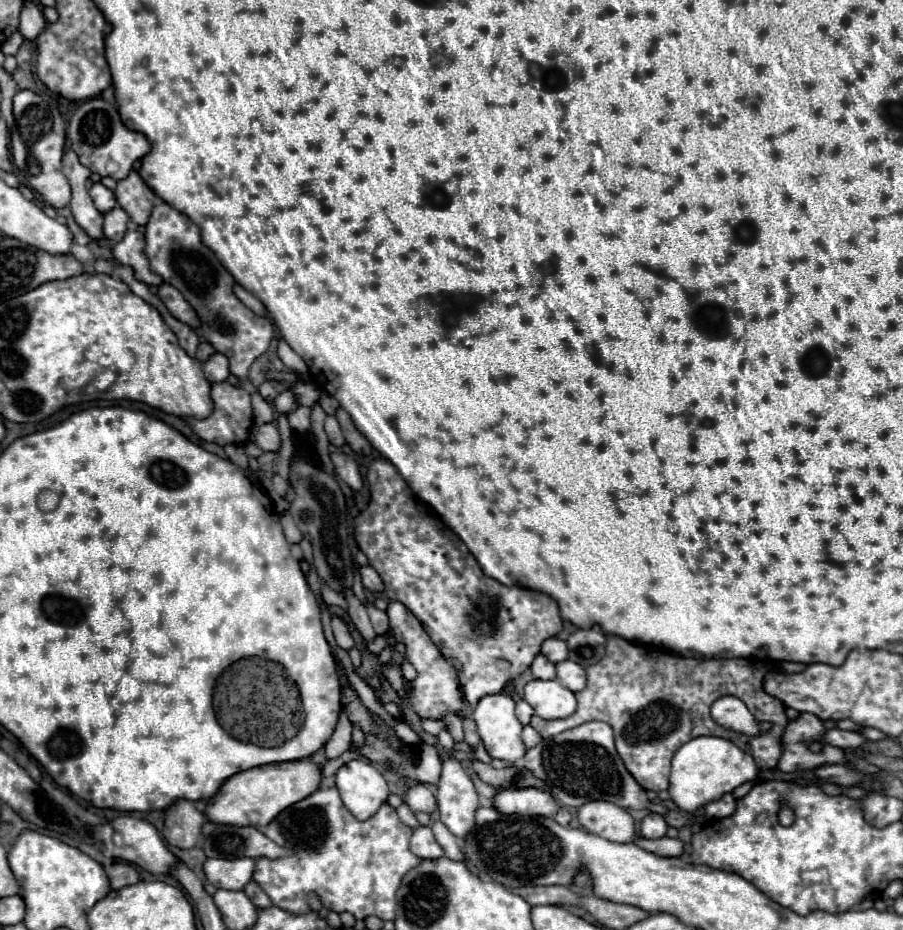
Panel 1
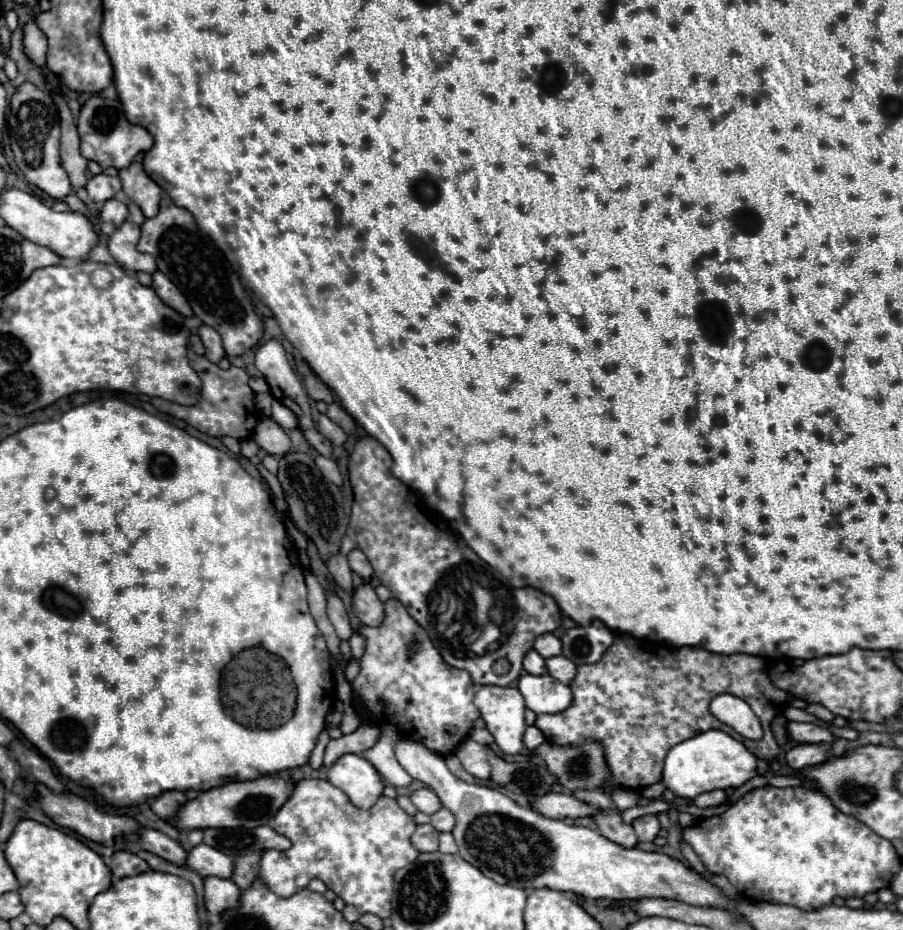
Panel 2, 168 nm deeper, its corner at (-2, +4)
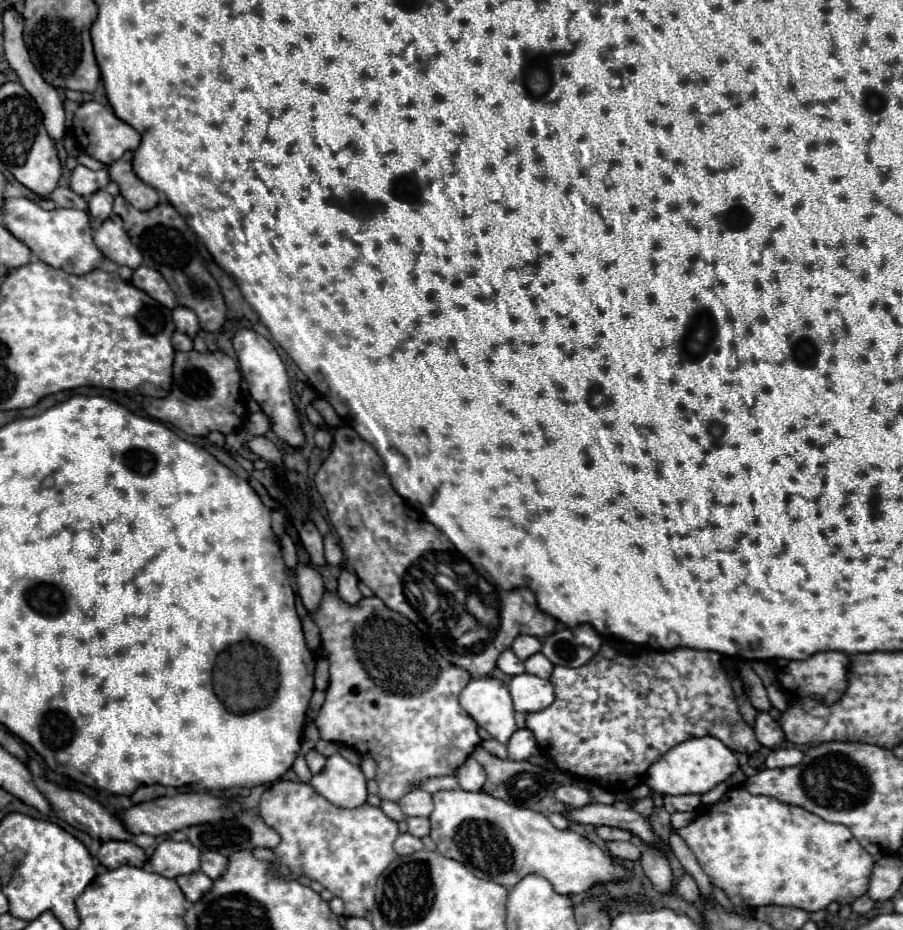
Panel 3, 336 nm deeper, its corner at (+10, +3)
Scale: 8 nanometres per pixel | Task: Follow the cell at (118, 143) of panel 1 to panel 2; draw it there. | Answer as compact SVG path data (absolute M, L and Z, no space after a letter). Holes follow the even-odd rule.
M99 95L87 99L85 105L81 107L81 113L77 119L77 129L79 129L79 137L81 137L81 155L89 161L99 163L103 169L129 167L137 153L149 151L153 147L153 137L149 135L149 131L141 125L129 123L123 115L121 101L117 101L117 99L103 99Z

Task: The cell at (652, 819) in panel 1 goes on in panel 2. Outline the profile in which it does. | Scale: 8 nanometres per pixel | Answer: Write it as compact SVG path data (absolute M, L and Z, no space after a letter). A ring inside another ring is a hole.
M643 815L633 821L633 829L639 837L639 841L653 841L661 829L657 815Z

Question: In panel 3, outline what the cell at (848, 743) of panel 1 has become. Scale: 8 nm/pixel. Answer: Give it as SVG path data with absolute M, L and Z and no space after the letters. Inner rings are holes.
M757 712L753 732L755 732L755 738L759 740L759 744L765 748L775 748L783 742L783 730L767 712Z

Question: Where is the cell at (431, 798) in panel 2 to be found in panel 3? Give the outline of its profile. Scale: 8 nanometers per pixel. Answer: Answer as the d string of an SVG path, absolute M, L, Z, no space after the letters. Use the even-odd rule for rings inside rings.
M417 788L417 790L405 794L399 800L399 808L403 810L405 816L423 816L423 818L427 818L433 812L433 800L431 800L429 792Z

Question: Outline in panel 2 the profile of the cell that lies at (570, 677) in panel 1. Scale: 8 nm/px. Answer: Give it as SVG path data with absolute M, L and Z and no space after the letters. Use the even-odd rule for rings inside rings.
M557 655L557 657L549 657L547 661L547 671L551 677L559 679L561 683L571 683L575 679L575 671L577 671L577 665L571 663L571 659L563 657L563 655Z

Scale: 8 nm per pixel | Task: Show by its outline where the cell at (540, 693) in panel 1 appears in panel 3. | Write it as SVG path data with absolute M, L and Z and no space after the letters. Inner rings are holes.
M519 674L511 680L509 692L517 712L539 712L555 700L553 684L533 674Z

